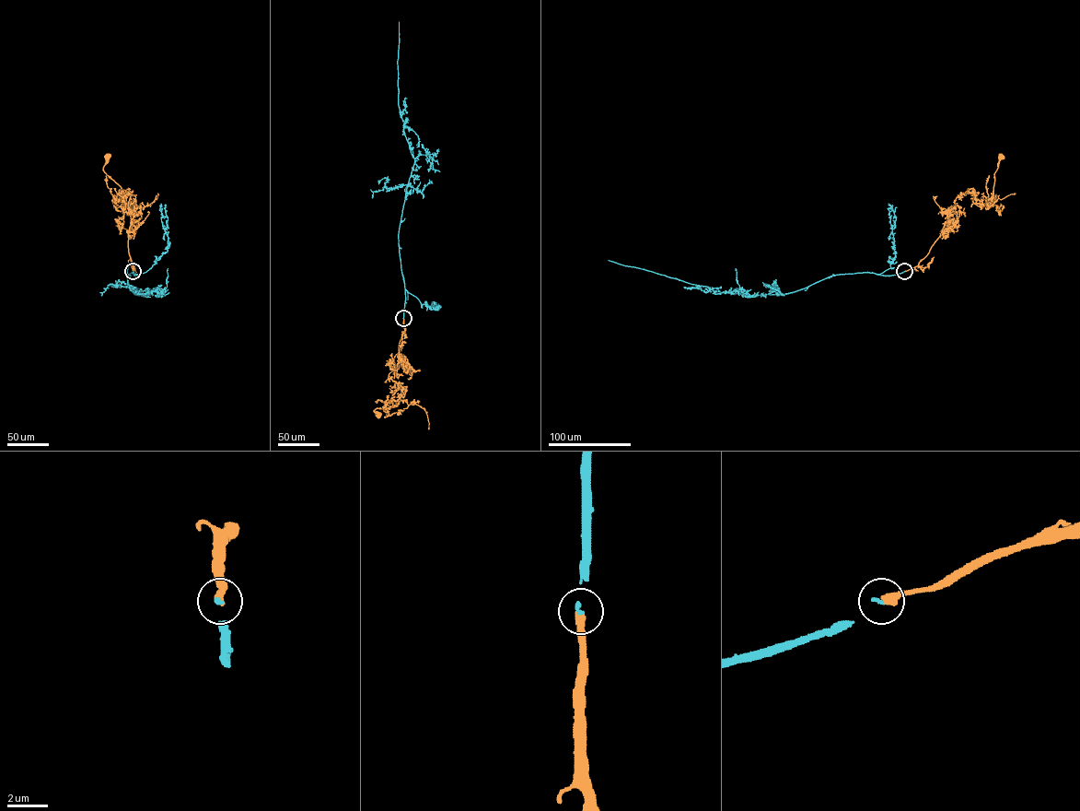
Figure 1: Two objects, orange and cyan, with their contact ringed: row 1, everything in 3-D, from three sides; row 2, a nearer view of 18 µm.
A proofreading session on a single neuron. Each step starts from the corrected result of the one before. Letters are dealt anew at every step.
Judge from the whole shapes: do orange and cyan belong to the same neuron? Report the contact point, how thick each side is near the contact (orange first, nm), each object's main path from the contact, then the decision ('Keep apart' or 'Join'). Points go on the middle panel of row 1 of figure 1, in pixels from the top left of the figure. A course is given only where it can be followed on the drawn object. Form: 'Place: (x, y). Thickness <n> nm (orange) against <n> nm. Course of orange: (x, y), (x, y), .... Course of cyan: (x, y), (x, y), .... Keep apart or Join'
Place: (403, 318). Thickness 400 nm (orange) against 120 nm. Course of orange: (403, 318), (401, 361), (396, 354), (388, 377), (400, 393), (394, 406), (374, 410), (378, 415). Course of cyan: (403, 318), (405, 289), (399, 229), (414, 158), (404, 134), (398, 104), (399, 21). Join

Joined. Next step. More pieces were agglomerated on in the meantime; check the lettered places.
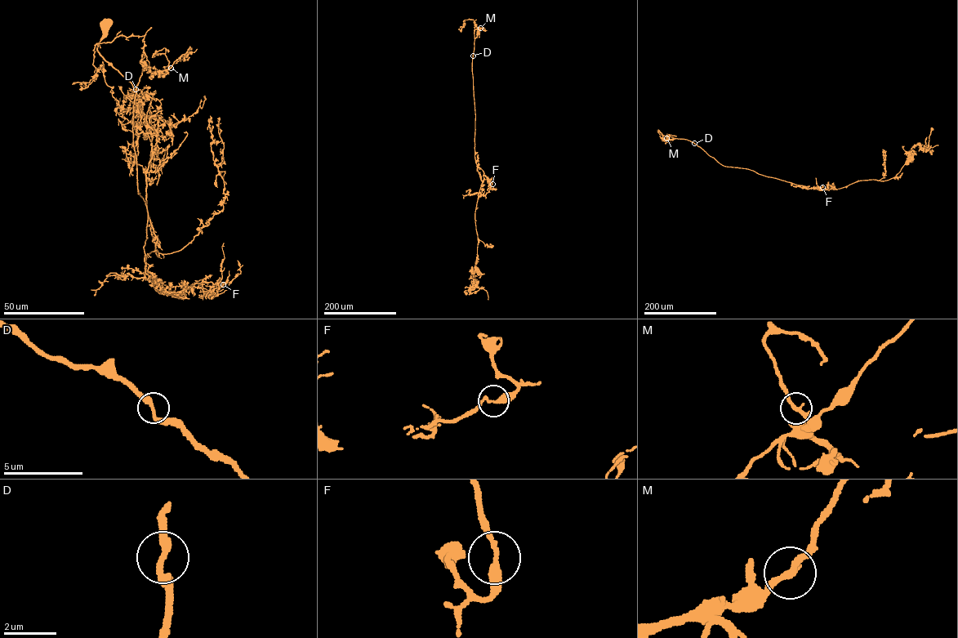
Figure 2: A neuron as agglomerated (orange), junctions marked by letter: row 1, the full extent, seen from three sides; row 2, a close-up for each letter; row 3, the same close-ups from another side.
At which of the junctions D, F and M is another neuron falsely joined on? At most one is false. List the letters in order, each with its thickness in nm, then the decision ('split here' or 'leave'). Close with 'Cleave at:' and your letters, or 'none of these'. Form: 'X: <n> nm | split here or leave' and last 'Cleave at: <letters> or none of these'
D: 260 nm | leave
F: 280 nm | leave
M: 240 nm | leave
Cleave at: none of these

